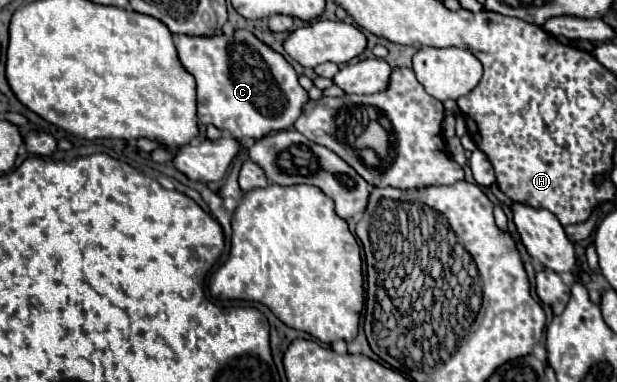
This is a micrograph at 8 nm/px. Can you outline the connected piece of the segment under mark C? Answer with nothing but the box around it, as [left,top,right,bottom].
[174,28,308,140]

